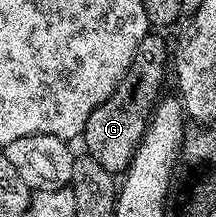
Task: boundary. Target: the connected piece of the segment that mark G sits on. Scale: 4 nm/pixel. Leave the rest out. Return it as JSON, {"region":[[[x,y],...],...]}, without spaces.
{"region":[[[151,31],[143,39],[143,43],[135,47],[135,59],[131,59],[131,67],[127,67],[123,79],[117,84],[113,94],[99,107],[95,107],[95,111],[91,111],[91,119],[87,119],[87,127],[83,134],[84,152],[93,157],[95,163],[99,163],[99,167],[114,175],[124,174],[129,164],[133,162],[133,156],[137,154],[137,148],[143,139],[146,127],[149,126],[157,102],[163,96],[161,88],[165,85],[165,72],[168,74],[171,69],[171,45],[157,33],[160,32]]]}

